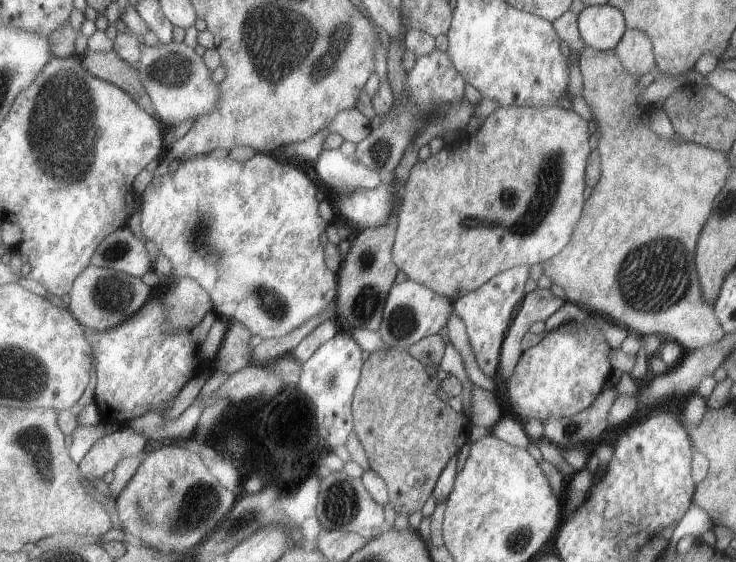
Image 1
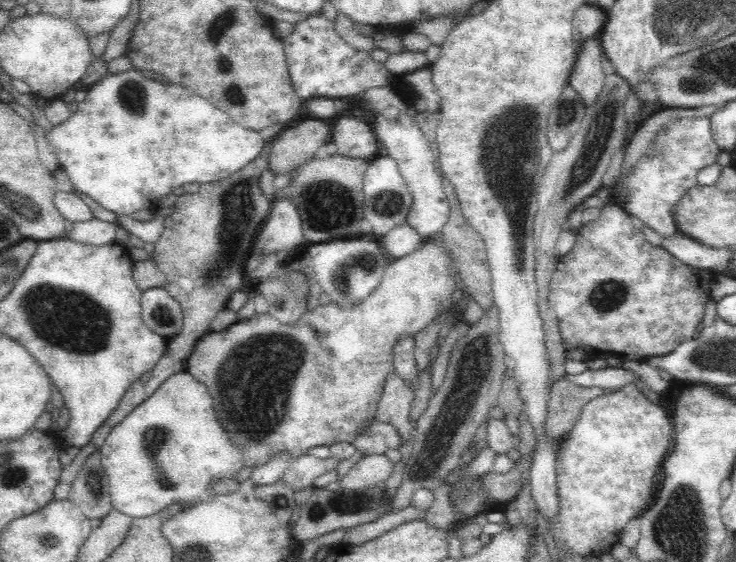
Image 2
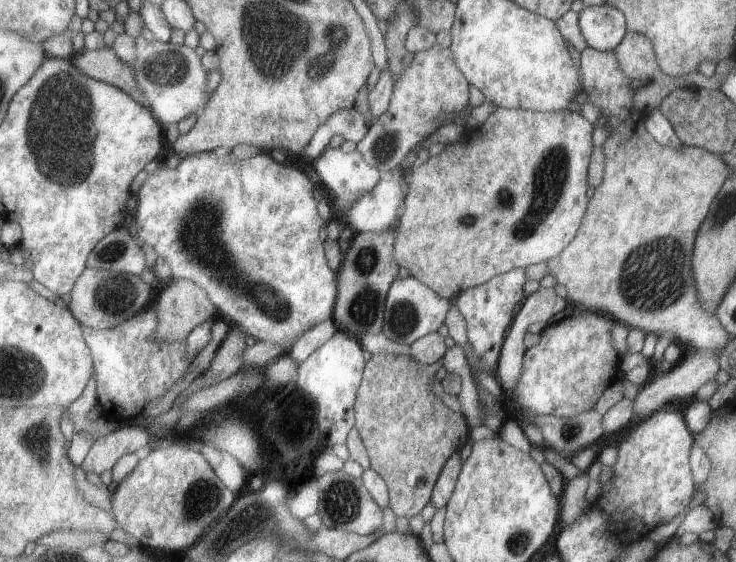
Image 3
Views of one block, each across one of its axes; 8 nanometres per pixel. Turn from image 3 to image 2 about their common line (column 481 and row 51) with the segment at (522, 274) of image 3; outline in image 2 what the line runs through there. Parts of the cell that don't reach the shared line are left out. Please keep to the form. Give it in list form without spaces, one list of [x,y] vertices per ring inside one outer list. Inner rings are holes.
[[[323,14],[298,21],[294,30],[282,39],[286,63],[296,95],[305,100],[328,97],[348,101],[367,88],[390,85],[391,74],[384,63],[371,59],[368,52],[348,46],[335,31],[334,23]]]

